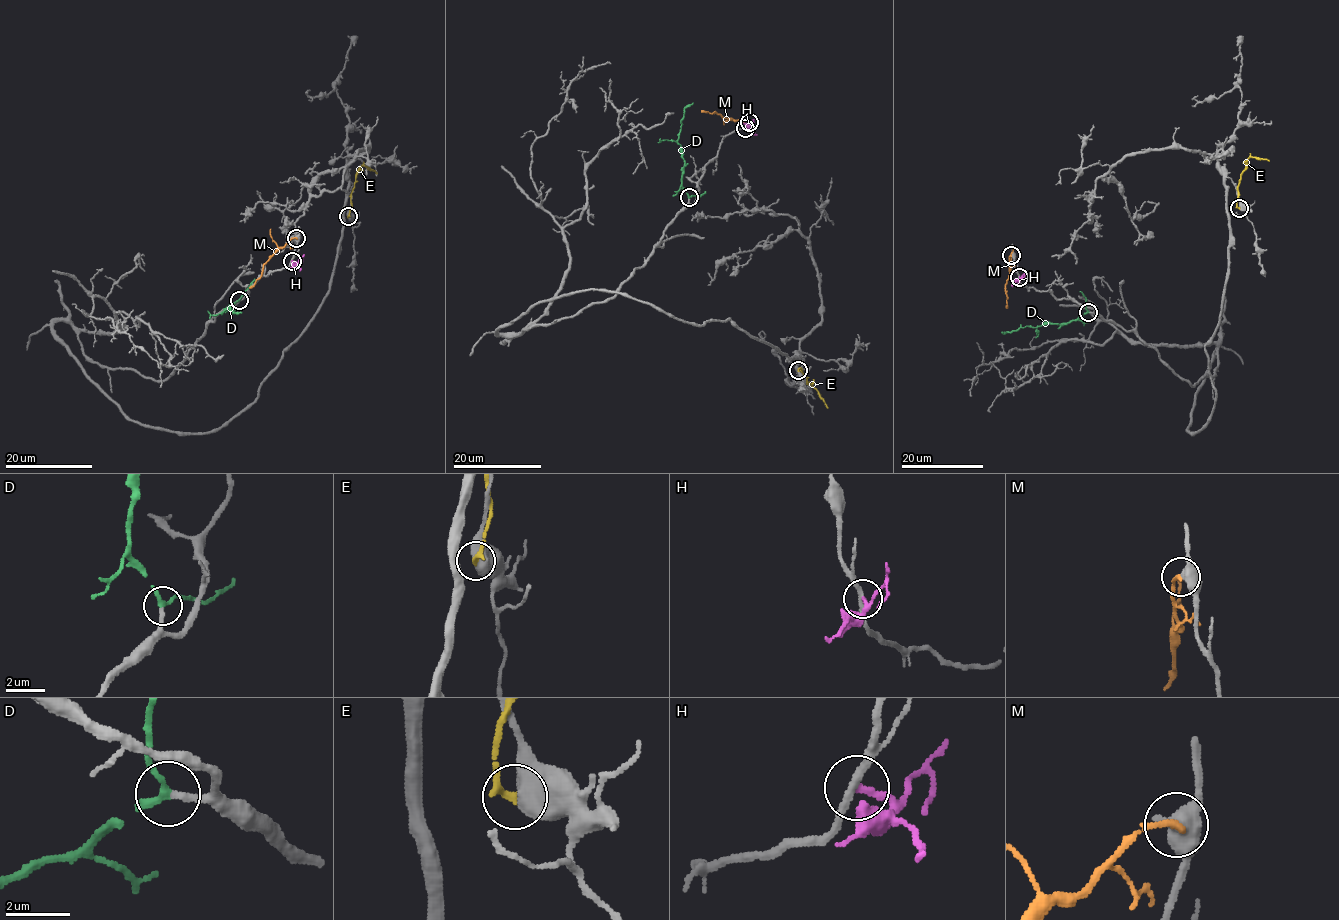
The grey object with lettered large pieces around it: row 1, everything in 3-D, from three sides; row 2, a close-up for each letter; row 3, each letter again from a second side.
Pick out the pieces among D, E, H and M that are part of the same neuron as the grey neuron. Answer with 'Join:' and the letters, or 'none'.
Join: D

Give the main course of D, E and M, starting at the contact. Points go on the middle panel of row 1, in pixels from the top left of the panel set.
D: (689, 198), (681, 185), (685, 160), (677, 139), (684, 109), (693, 102)
E: (798, 370), (801, 369), (827, 408)
M: (750, 122), (701, 110)

